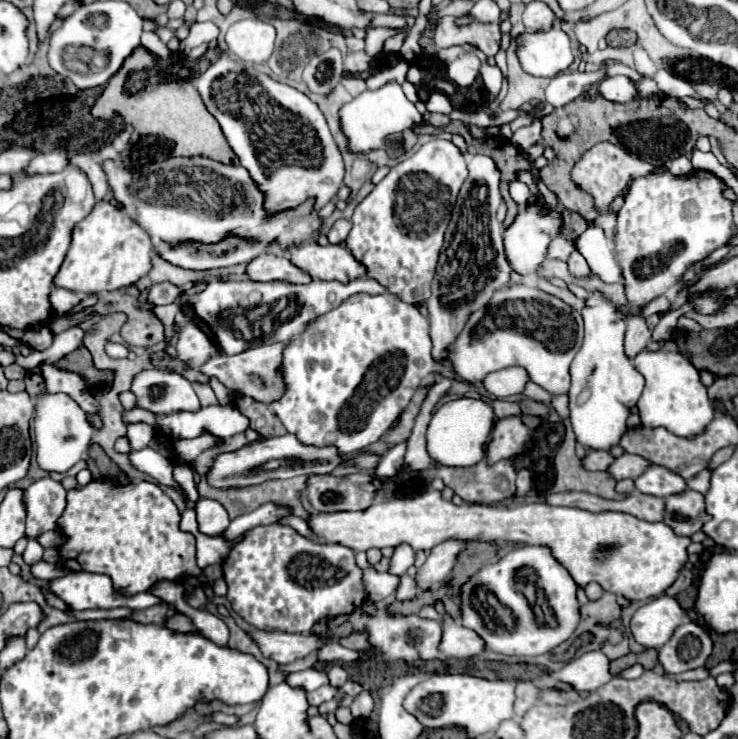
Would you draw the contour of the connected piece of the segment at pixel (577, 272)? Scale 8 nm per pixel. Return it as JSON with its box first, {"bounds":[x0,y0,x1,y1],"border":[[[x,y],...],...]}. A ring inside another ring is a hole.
{"bounds":[568,252,590,276],"border":[[[572,252],[570,260],[568,260],[568,268],[572,272],[572,276],[590,276],[590,268],[586,264],[586,260],[580,256],[580,252]]]}

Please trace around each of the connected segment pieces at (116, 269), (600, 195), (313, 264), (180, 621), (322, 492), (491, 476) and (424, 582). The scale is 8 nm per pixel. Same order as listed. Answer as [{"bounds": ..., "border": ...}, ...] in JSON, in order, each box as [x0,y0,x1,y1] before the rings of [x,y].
[{"bounds":[52,200,152,294],"border":[[[98,200],[92,212],[74,226],[68,254],[52,284],[80,294],[132,286],[138,278],[148,274],[152,248],[150,236],[134,218],[112,206],[108,200]]]},{"bounds":[572,142,654,238],"border":[[[602,142],[602,144],[596,144],[594,148],[590,148],[580,158],[580,162],[574,166],[572,178],[574,178],[574,182],[582,190],[586,190],[586,192],[592,194],[596,208],[602,212],[602,216],[598,216],[594,220],[594,224],[598,224],[600,228],[604,228],[604,232],[606,232],[608,238],[612,238],[612,228],[616,224],[616,214],[608,212],[608,204],[612,202],[614,196],[618,196],[622,192],[622,188],[628,184],[628,180],[632,180],[634,176],[644,176],[644,174],[648,174],[652,170],[654,170],[652,164],[642,162],[642,160],[632,160],[632,156],[628,156],[622,148],[616,148],[614,144],[608,144],[608,142]]]},{"bounds":[286,242,366,282],"border":[[[302,242],[288,246],[286,256],[294,266],[318,280],[350,282],[352,278],[366,274],[366,268],[356,262],[342,244],[320,246],[318,242]]]},{"bounds":[166,614,194,632],"border":[[[174,614],[174,616],[166,622],[166,626],[172,628],[172,630],[176,630],[176,632],[192,632],[192,630],[194,630],[190,618],[184,616],[184,614]]]},{"bounds":[306,472,376,512],"border":[[[364,472],[348,476],[314,474],[306,480],[308,500],[316,512],[338,512],[338,510],[360,510],[368,508],[376,496],[372,476]]]},{"bounds":[436,460,516,504],"border":[[[510,460],[494,466],[480,462],[472,468],[436,468],[436,476],[470,504],[498,504],[516,494],[516,468]]]},{"bounds":[416,538,466,590],"border":[[[456,538],[446,540],[442,544],[438,544],[436,548],[432,548],[432,552],[428,554],[424,566],[418,568],[418,574],[416,574],[418,588],[426,590],[432,584],[442,582],[452,572],[454,564],[458,560],[458,554],[464,548],[466,548],[466,542],[464,540],[456,540]]]}]

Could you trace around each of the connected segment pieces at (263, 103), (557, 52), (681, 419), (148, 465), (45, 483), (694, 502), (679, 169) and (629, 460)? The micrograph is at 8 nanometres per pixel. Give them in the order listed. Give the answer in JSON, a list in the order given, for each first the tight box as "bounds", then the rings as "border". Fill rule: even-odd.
[{"bounds":[194,52,344,216],"border":[[[224,52],[214,64],[208,66],[198,78],[194,78],[194,86],[200,92],[208,112],[218,120],[230,148],[240,160],[264,196],[264,210],[268,216],[274,216],[284,210],[298,208],[306,200],[314,200],[314,212],[318,212],[324,204],[328,204],[338,188],[342,186],[344,164],[342,156],[332,140],[328,124],[320,112],[320,108],[302,92],[292,86],[280,84],[270,76],[256,70],[254,64],[242,62],[240,58]]]},{"bounds":[516,26,574,78],"border":[[[556,26],[516,36],[516,56],[524,72],[550,78],[568,70],[574,60],[568,36]]]},{"bounds":[634,350,714,436],"border":[[[642,350],[634,360],[636,370],[646,378],[644,392],[638,400],[638,414],[642,426],[664,426],[676,436],[696,436],[714,418],[712,402],[706,394],[706,386],[700,382],[700,372],[694,368],[690,358],[676,350]]]},{"bounds":[130,448,186,500],"border":[[[144,448],[144,450],[138,450],[138,452],[130,452],[130,460],[132,460],[132,464],[134,464],[138,470],[150,474],[152,478],[156,478],[156,480],[158,480],[160,484],[164,484],[164,486],[172,486],[172,488],[178,490],[180,496],[186,500],[184,490],[182,490],[180,484],[174,480],[170,462],[166,462],[166,458],[164,458],[160,452],[156,452],[156,450],[152,450],[152,448]]]},{"bounds":[24,478,66,538],"border":[[[40,478],[24,490],[26,504],[26,536],[36,538],[46,530],[54,530],[56,520],[66,508],[66,490],[52,478]]]},{"bounds":[664,488,708,536],"border":[[[686,488],[680,494],[664,498],[664,524],[668,524],[678,536],[692,536],[708,520],[704,512],[704,496],[696,490]]]},{"bounds":[670,154,694,174],"border":[[[680,154],[678,158],[674,158],[674,160],[670,162],[670,170],[672,170],[672,174],[688,174],[688,172],[692,172],[694,168],[692,168],[688,156],[686,156],[686,154]]]},{"bounds":[608,454,648,482],"border":[[[622,454],[618,456],[610,466],[608,466],[608,474],[610,478],[614,478],[616,482],[618,480],[624,480],[624,478],[638,478],[646,468],[648,468],[648,460],[640,458],[640,456],[634,456],[634,454]]]}]

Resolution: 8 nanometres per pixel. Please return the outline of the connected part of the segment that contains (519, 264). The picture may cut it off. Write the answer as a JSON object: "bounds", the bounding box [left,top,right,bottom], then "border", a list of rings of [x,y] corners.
{"bounds":[504,194,566,276],"border":[[[532,194],[526,202],[526,208],[520,210],[514,218],[514,222],[504,228],[504,250],[506,250],[506,260],[510,262],[512,270],[520,276],[536,274],[542,268],[542,262],[546,260],[548,246],[554,238],[562,236],[562,226],[564,226],[564,212],[566,208],[558,202],[558,206],[550,206],[548,202],[540,204],[540,196]]]}

